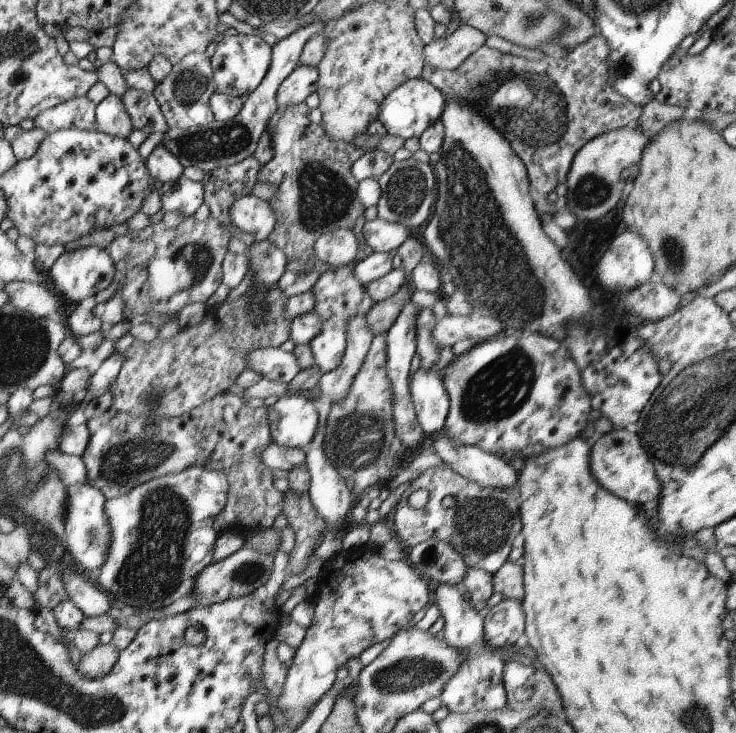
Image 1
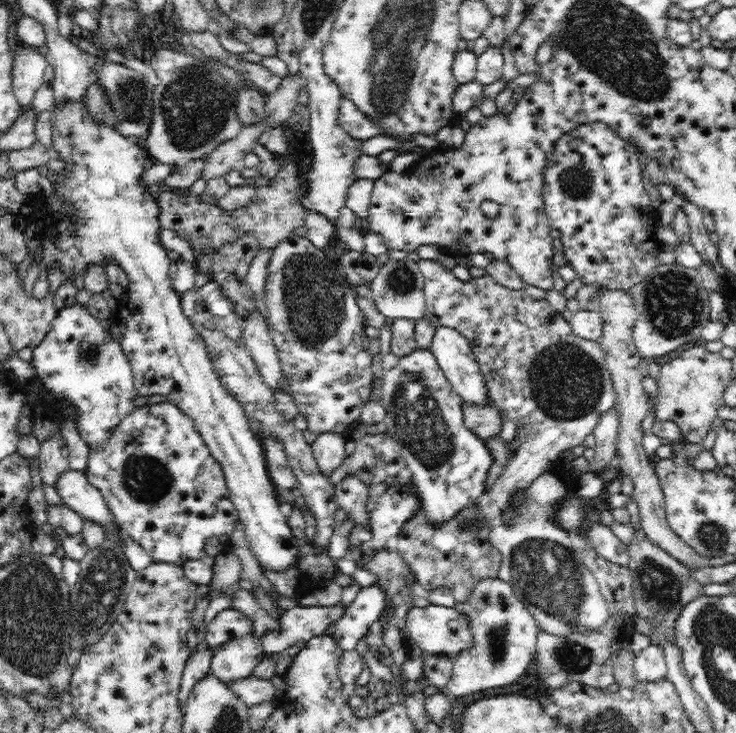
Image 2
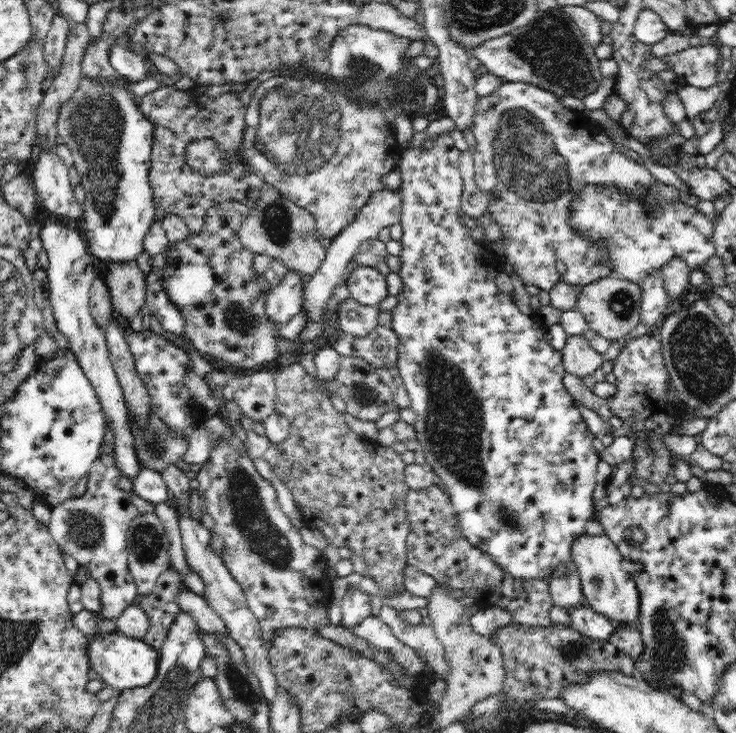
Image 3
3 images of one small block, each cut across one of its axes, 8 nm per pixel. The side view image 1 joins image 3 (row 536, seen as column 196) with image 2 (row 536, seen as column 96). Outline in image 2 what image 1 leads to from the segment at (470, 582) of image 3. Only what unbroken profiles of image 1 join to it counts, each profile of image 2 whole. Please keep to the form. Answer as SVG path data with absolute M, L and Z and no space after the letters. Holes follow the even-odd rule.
M395 475L384 481L387 483L387 488L406 485L418 501L418 508L416 508L414 516L410 516L410 520L404 522L404 526L397 536L399 542L396 550L411 566L417 582L425 590L431 591L438 586L446 586L453 592L458 606L462 607L470 598L479 580L499 578L501 551L490 542L489 534L493 526L498 526L503 522L500 517L481 516L478 502L472 502L446 522L431 522L421 504L421 496L419 496L419 491L415 488L412 478Z

